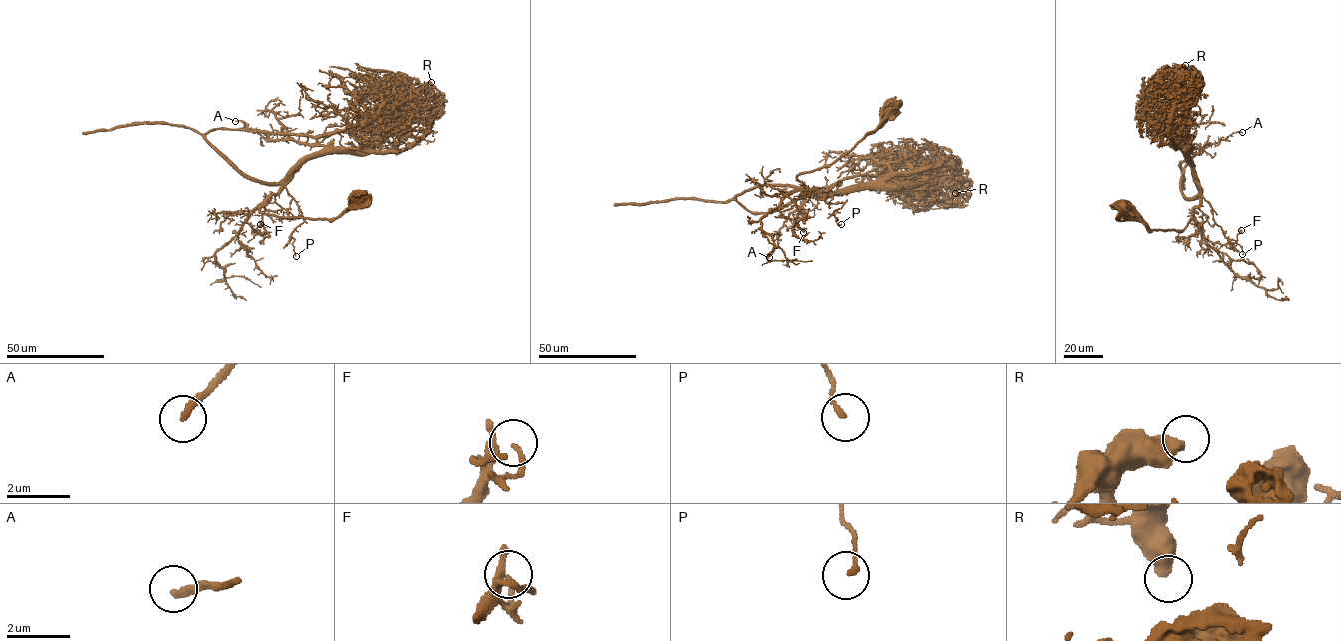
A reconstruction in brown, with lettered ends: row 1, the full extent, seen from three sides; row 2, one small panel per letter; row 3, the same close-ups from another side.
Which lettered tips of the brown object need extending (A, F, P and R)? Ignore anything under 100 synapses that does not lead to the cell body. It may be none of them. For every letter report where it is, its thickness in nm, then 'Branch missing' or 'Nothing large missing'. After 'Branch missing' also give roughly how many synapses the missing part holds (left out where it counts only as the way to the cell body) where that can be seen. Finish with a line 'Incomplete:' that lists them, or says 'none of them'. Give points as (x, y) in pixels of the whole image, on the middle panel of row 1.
A: Place: (769, 257). Thickness 240 nm. Nothing large missing
F: Place: (803, 232). Thickness 150 nm. Nothing large missing
P: Place: (841, 224). Thickness 140 nm. Nothing large missing
R: Place: (955, 193). Thickness 550 nm. Nothing large missing
Incomplete: none of them

